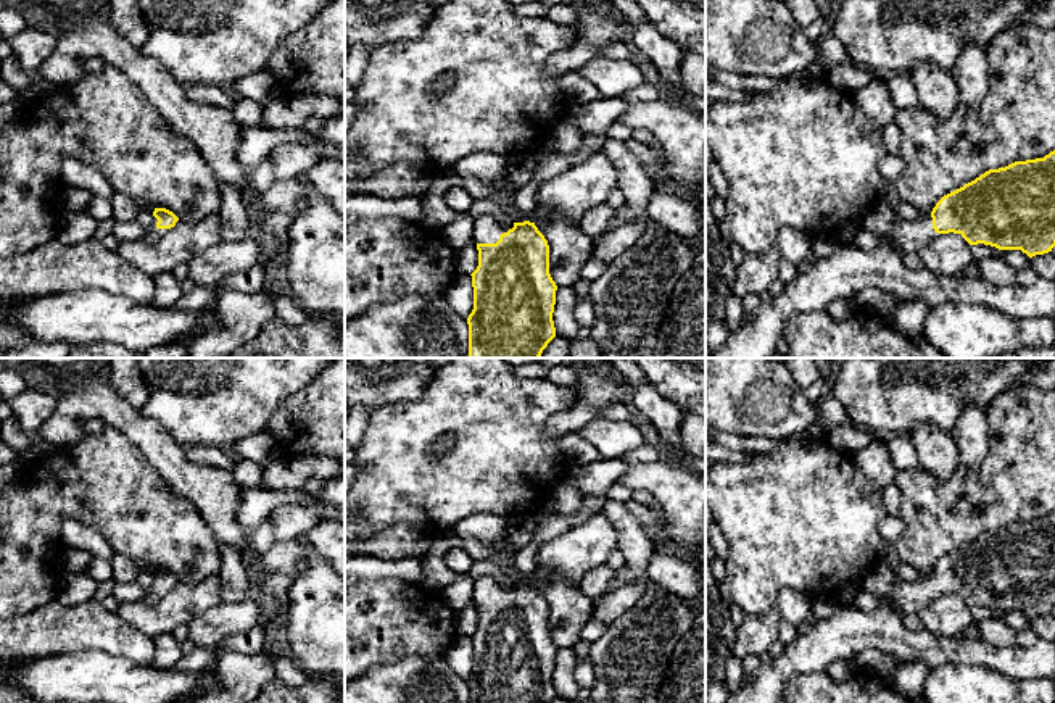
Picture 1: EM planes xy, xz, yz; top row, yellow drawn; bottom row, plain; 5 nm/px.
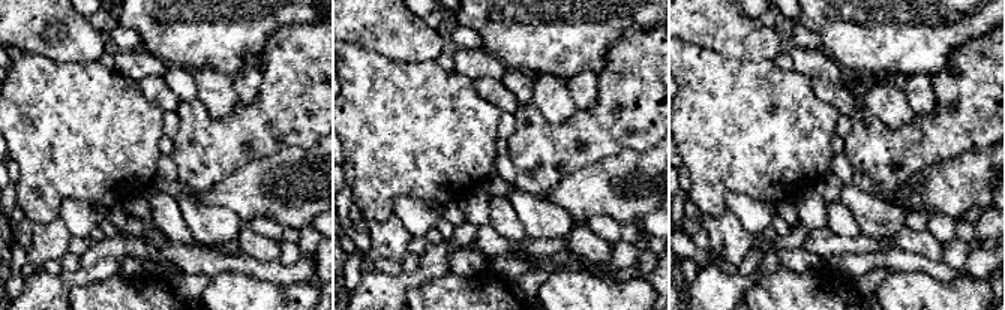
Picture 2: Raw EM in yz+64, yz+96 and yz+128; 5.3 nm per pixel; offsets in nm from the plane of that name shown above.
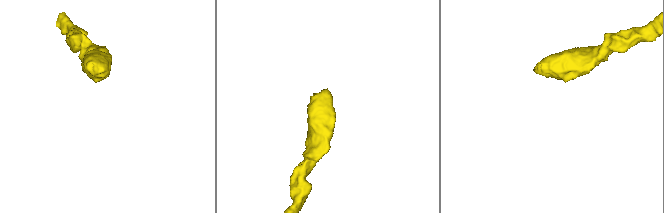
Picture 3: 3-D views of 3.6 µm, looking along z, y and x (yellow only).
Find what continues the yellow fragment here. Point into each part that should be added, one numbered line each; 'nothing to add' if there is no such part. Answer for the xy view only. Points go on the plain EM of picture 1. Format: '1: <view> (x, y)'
1: xy (152, 594)

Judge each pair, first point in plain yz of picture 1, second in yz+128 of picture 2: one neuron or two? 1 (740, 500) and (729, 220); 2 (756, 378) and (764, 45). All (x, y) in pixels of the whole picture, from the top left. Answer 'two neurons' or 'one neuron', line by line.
1: two neurons
2: one neuron

